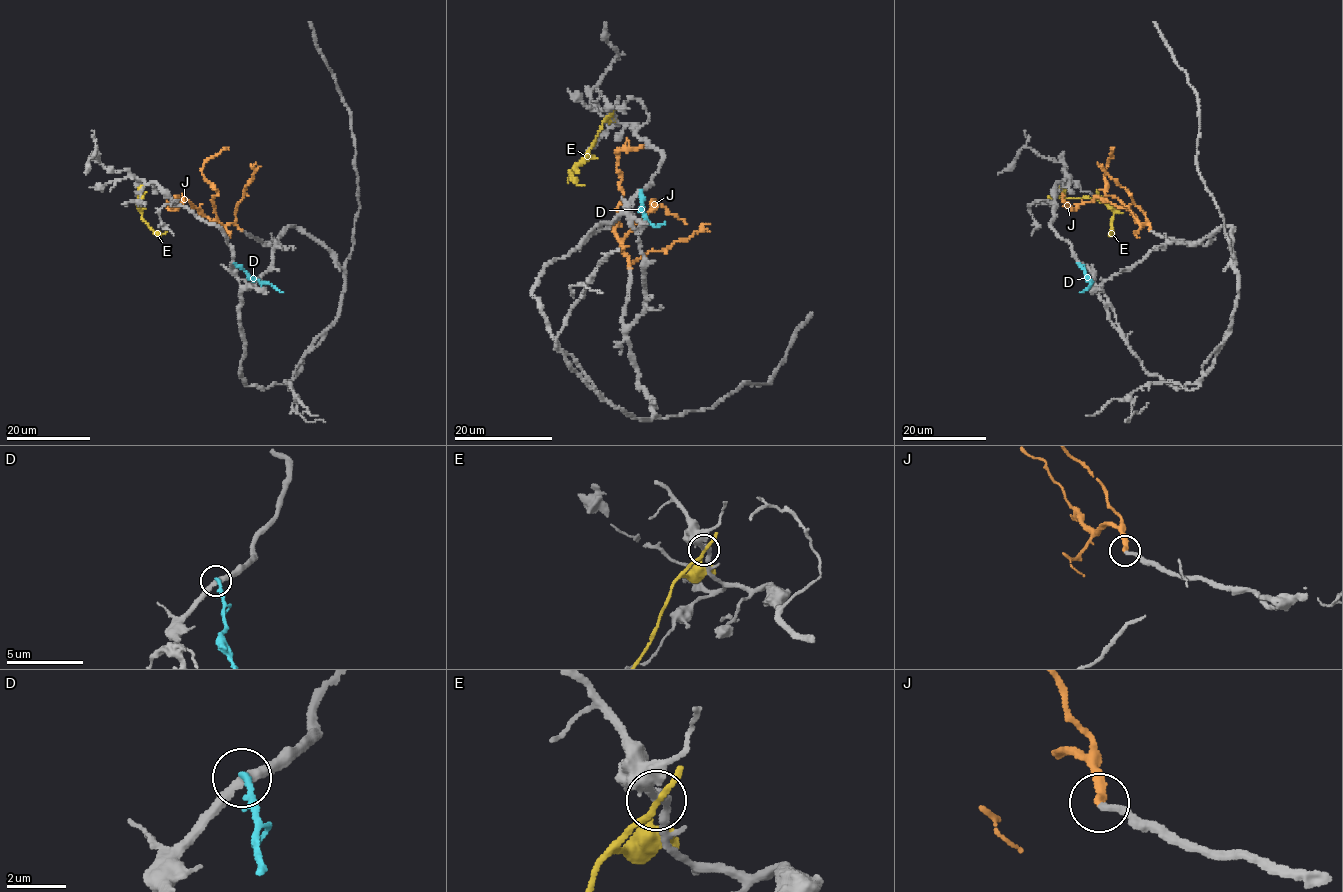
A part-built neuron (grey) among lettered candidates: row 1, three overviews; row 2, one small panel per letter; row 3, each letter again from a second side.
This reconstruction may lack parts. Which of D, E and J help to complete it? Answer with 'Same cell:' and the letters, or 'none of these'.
Same cell: J

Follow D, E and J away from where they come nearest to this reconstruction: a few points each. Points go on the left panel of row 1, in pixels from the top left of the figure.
D: (232, 262), (251, 277), (283, 292)
E: (141, 197), (138, 198), (141, 199), (142, 218), (161, 234), (167, 231)
J: (241, 231), (232, 223), (221, 224), (178, 197), (169, 202), (169, 209), (176, 209), (184, 193)

